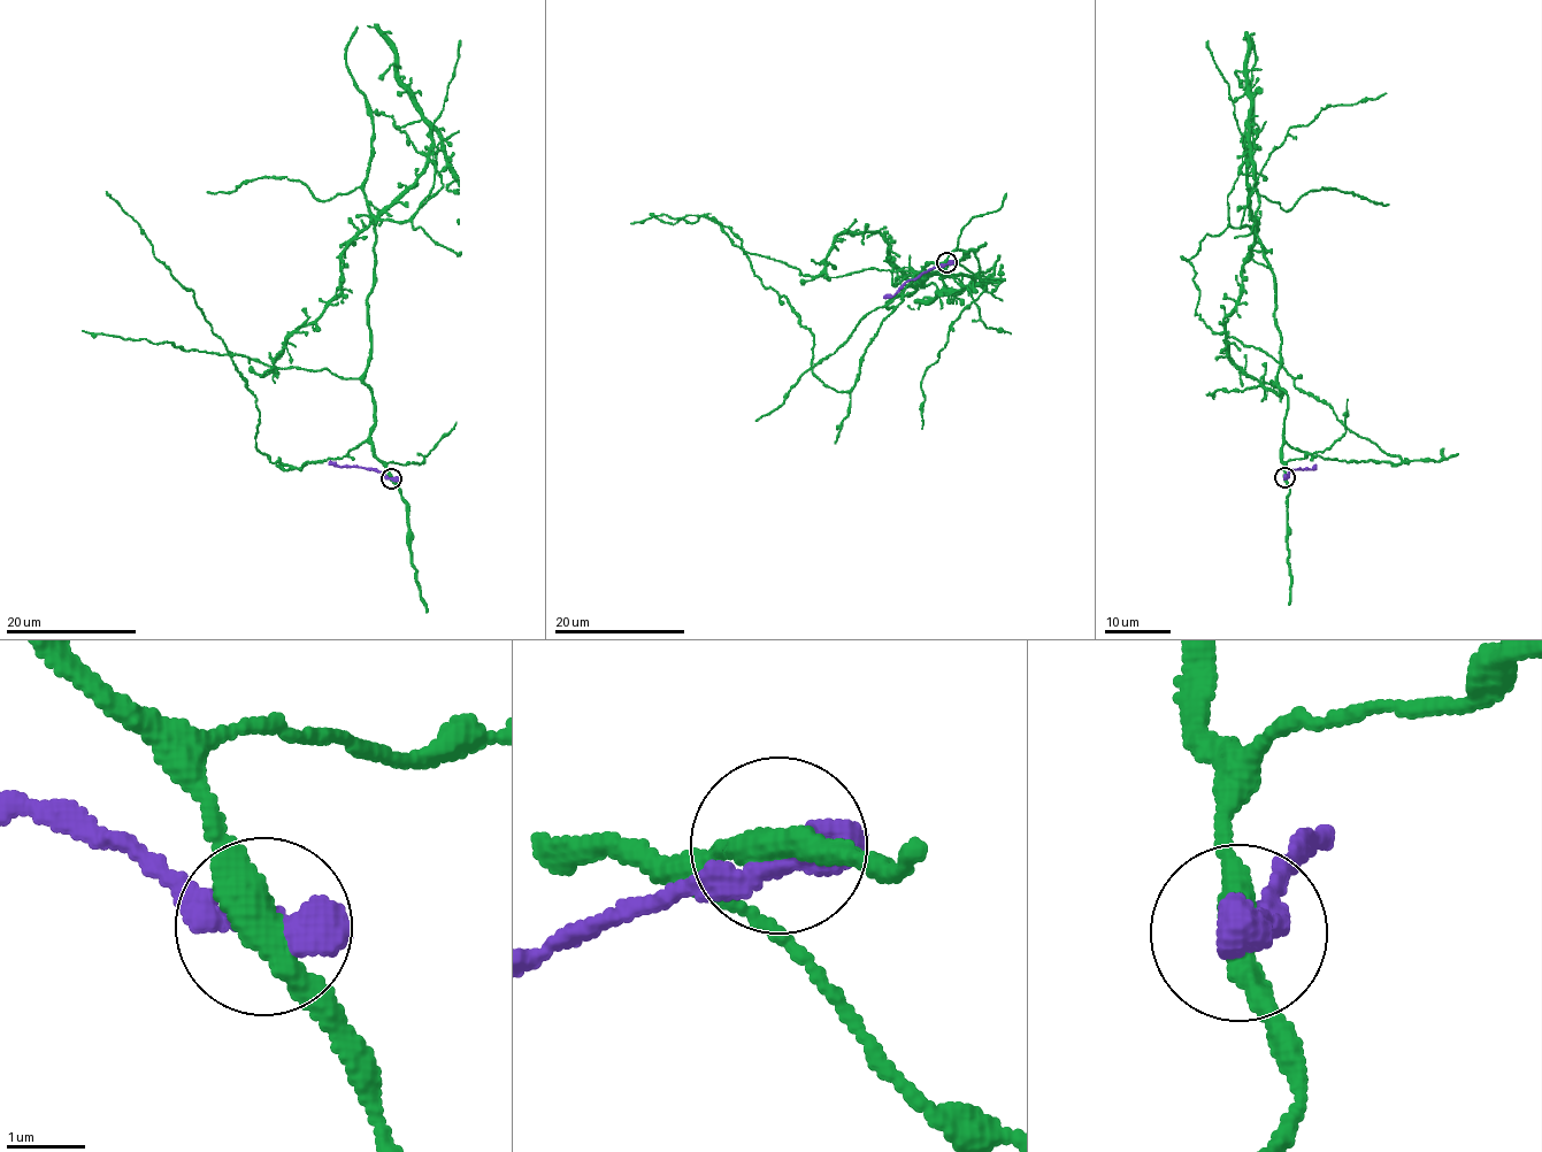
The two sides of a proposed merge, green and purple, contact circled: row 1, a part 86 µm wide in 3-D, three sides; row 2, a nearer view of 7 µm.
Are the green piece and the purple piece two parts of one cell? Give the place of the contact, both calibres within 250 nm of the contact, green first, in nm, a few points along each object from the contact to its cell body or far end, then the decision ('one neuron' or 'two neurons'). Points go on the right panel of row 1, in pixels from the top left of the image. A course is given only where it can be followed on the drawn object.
at (1284, 477); 400 nm thick on the green side, 550 nm on the other; green runs (1284, 477), (1286, 443), (1408, 459), (1217, 333), (1181, 255); purple runs (1286, 477), (1290, 471), (1316, 466); two neurons

